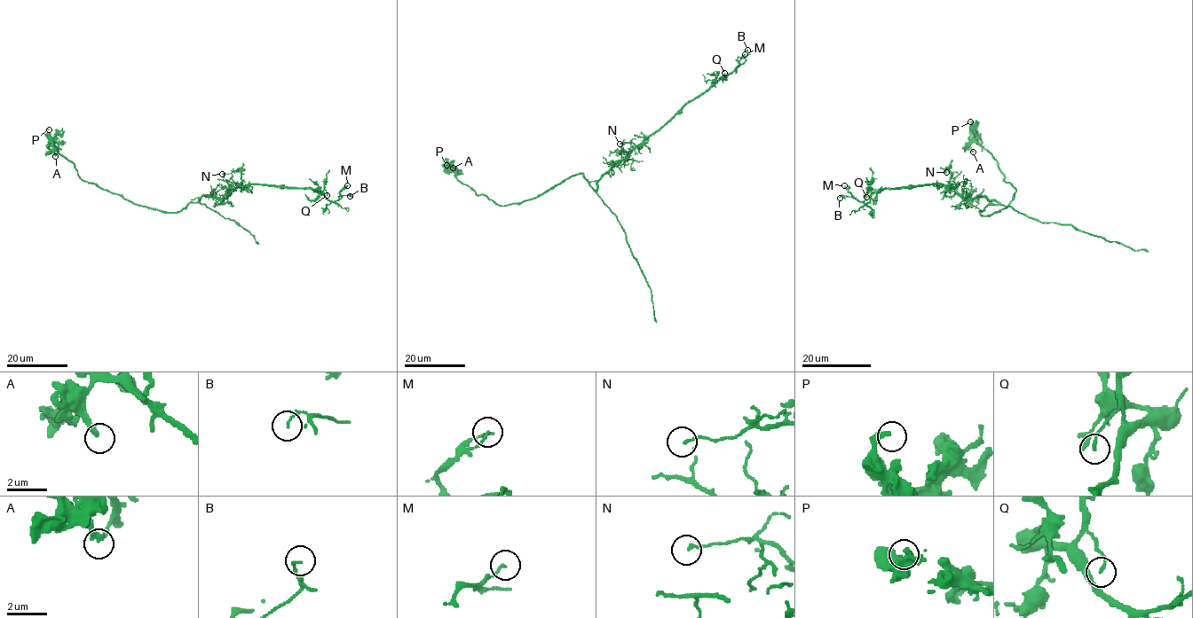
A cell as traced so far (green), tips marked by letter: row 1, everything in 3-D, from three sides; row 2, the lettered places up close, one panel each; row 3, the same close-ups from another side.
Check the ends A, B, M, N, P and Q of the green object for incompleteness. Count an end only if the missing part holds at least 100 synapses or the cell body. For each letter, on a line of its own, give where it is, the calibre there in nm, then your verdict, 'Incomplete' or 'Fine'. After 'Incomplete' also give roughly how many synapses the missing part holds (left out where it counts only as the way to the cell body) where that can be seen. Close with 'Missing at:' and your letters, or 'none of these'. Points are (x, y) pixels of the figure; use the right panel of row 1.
A: Place: (973, 152). Thickness 240 nm. Fine
B: Place: (840, 198). Thickness 120 nm. Fine
M: Place: (844, 185). Thickness 100 nm. Fine
N: Place: (946, 172). Thickness 130 nm. Fine
P: Place: (970, 121). Thickness 280 nm. Fine
Q: Place: (866, 197). Thickness 120 nm. Fine
Missing at: none of these

